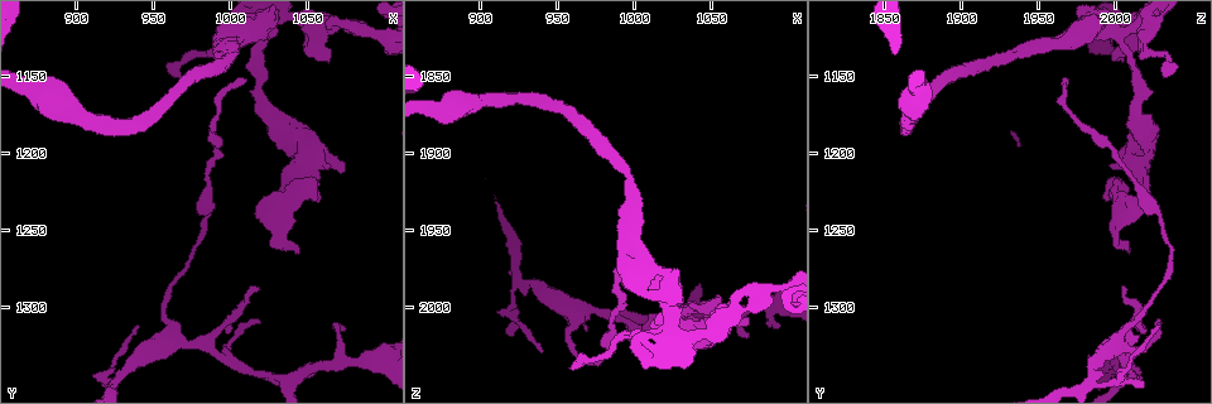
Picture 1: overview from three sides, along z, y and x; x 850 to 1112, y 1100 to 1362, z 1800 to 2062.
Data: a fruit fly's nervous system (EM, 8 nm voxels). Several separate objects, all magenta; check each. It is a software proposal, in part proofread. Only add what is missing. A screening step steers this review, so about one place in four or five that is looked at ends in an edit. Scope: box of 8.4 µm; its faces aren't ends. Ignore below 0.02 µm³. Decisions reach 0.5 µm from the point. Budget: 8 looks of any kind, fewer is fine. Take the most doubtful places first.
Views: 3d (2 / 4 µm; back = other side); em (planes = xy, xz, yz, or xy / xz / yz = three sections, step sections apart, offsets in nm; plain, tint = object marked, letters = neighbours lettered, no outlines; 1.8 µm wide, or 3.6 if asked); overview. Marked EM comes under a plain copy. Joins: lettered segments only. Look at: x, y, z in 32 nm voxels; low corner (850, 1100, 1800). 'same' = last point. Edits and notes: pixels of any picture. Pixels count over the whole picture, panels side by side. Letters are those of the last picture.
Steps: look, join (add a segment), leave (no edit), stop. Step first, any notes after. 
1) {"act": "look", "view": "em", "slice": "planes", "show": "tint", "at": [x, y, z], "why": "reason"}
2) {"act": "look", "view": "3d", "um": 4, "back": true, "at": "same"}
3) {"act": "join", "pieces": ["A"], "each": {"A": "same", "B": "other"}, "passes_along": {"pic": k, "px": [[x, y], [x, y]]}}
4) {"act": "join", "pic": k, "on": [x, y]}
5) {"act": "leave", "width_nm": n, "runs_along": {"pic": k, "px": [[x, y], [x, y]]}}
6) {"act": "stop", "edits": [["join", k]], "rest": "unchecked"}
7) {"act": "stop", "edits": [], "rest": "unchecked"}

{"act": "look", "view": "em", "slice": "planes", "show": "letters", "at": [998, 1124, 2018], "why": "closes a loop"}

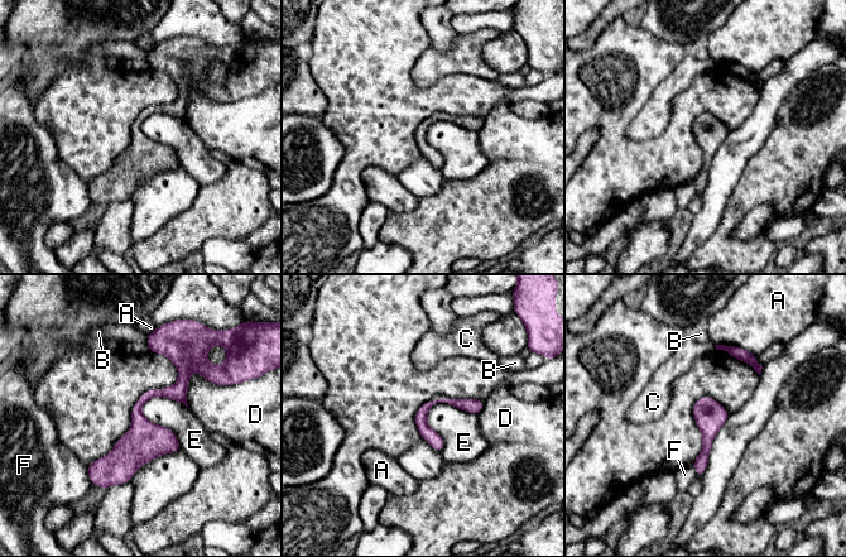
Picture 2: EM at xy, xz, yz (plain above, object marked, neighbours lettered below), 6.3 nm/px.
{"act": "leave", "each": {"A": "other", "B": "other", "C": "other", "D": "other", "E": "other", "F": "other"}, "border": {"pic": 2, "px": [[149, 398], [142, 413], [181, 449]]}, "found": "no lettered segment goes on from it"}

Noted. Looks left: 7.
{"act": "look", "view": "em", "slice": "planes", "show": "letters", "at": [1042, 1266, 2008], "why": "free end"}

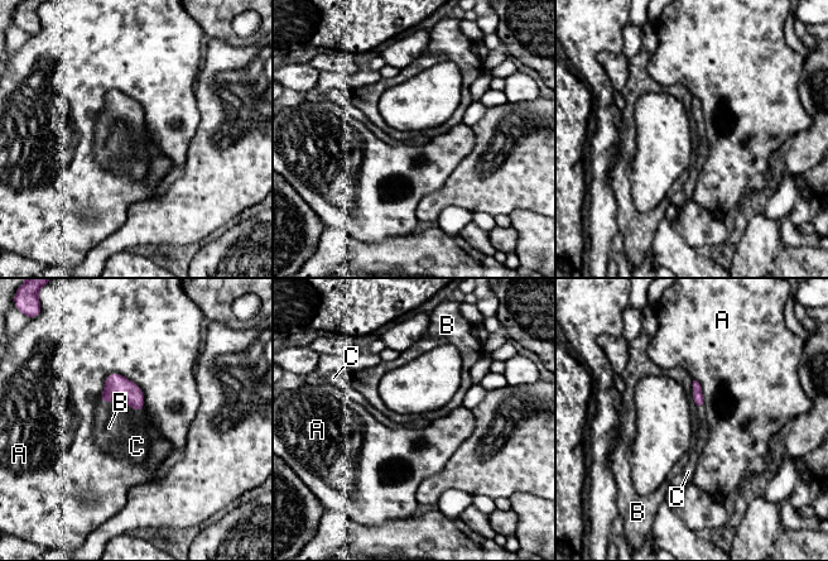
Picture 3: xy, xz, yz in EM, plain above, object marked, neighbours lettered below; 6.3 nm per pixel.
{"act": "join", "pic": 3, "on": [135, 447], "each": {"A": "other", "B": "other", "C": "same"}, "passes_along": {"pic": 3, "px": [[116, 387], [136, 410], [135, 447]]}, "found": "the neuron continues"}

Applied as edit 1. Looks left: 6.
{"act": "look", "view": "overview", "why": "see it whole again"}

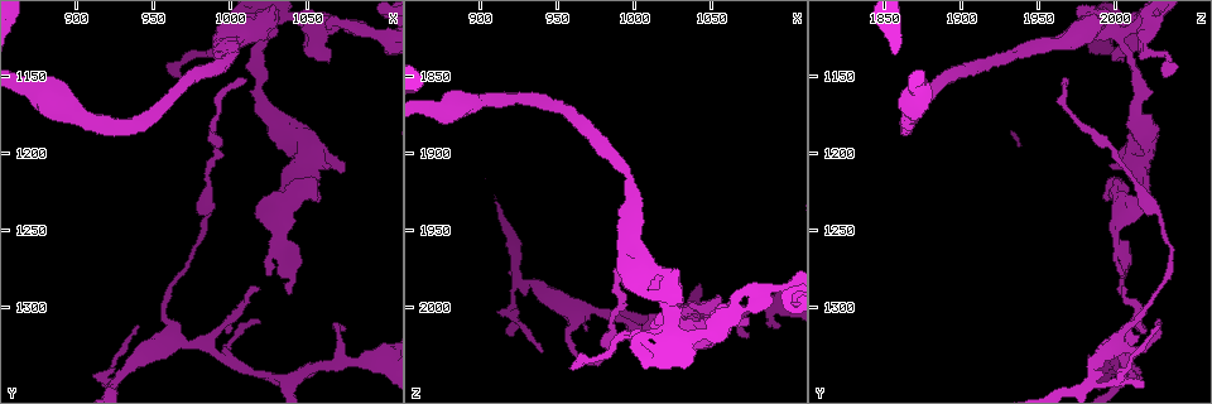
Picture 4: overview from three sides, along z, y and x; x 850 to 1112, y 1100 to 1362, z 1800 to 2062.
{"act": "look", "view": "3d", "um": 4, "at": [1088, 1122, 1986], "why": "thick turns thin"}

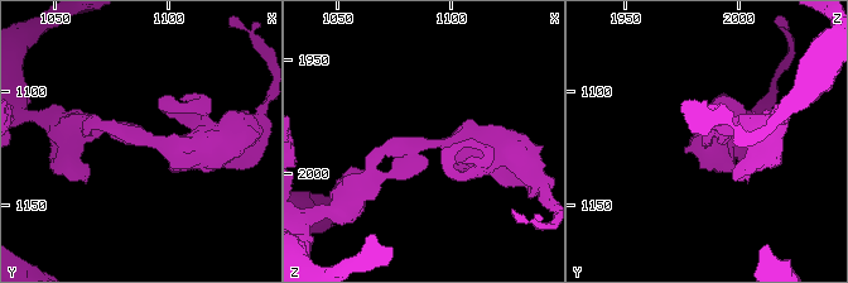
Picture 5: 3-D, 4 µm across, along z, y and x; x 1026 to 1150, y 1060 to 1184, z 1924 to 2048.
{"act": "look", "view": "em", "slice": "planes", "show": "letters", "at": [1090, 1123, 1986], "arm_widths_nm": [160, 420]}

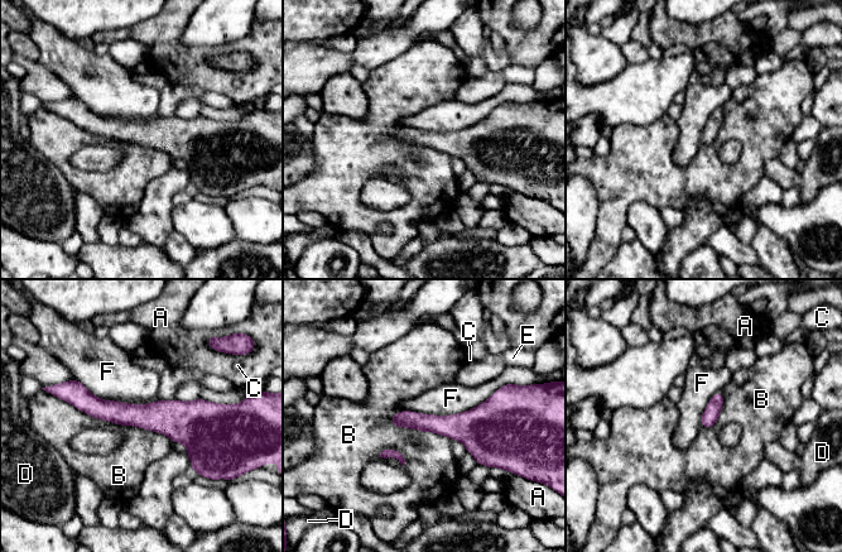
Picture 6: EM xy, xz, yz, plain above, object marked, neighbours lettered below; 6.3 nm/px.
{"act": "leave", "each": {"A": "other", "B": "other", "C": "other", "D": "other", "E": "other", "F": "other"}, "border": {"pic": 6, "px": [[504, 383], [463, 412], [403, 409]]}, "found": "no lettered segment goes on from it"}

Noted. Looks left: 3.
{"act": "look", "view": "3d", "um": 4, "back": true, "at": [962, 1320, 2004], "why": "thin arm on a thick one"}

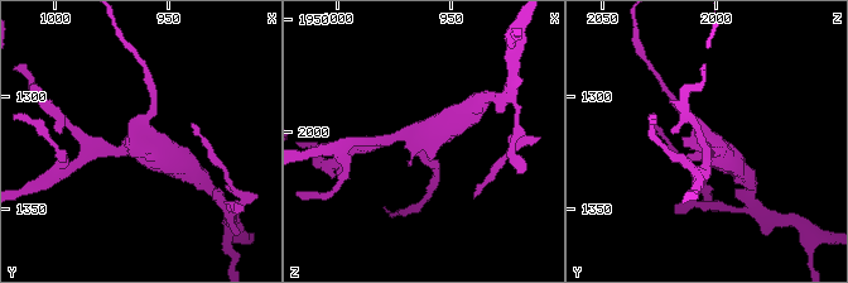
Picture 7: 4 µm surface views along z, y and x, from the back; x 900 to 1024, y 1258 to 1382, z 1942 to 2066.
{"act": "look", "view": "em", "um": 3.6, "slice": "xz", "step": 16, "show": "letters", "at": [964, 1319, 2003], "arms": 3, "why": "now the EM"}

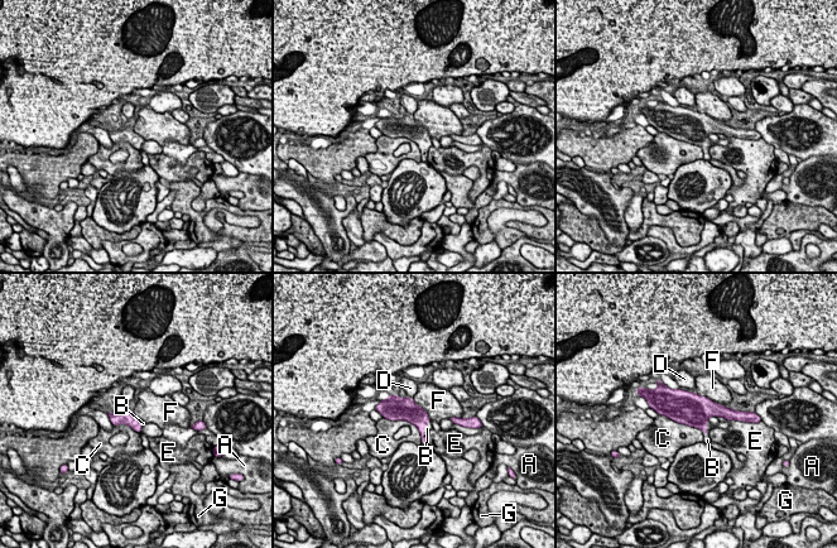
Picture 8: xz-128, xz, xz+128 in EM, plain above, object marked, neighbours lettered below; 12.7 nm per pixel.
{"act": "look", "view": "em", "um": 3.6, "slice": "planes", "show": "letters", "at": "same", "why": "cut it another way"}

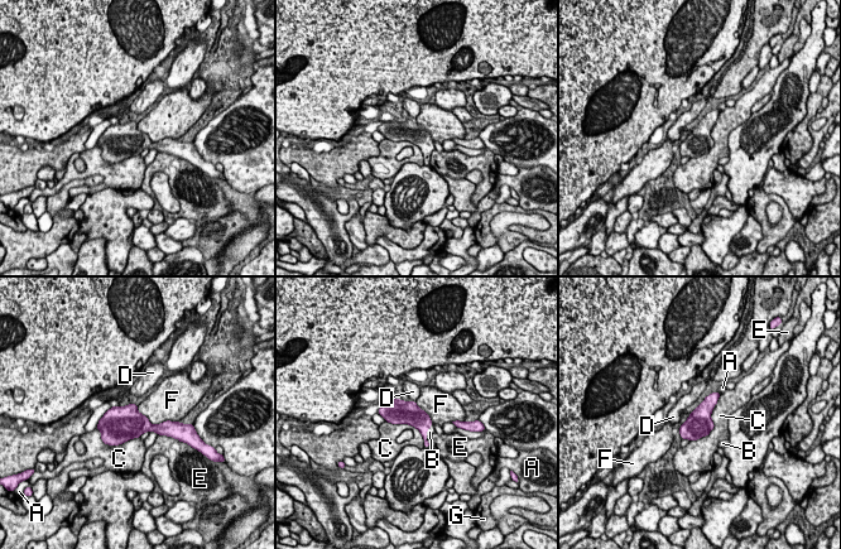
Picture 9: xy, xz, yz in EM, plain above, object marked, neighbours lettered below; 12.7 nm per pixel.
{"act": "join", "pic": 9, "on": [429, 432], "width_nm": 280, "each": {"A": "other", "B": "same", "C": "other", "D": "other", "E": "other", "F": "other", "G": "other"}, "passes_along": {"pic": 9, "px": [[417, 418], [426, 434], [429, 432]]}, "found": "the neuron continues"}

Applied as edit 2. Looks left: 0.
{"act": "stop", "edits": [["join", 3], ["join", 9]], "rest": "unchecked"}

